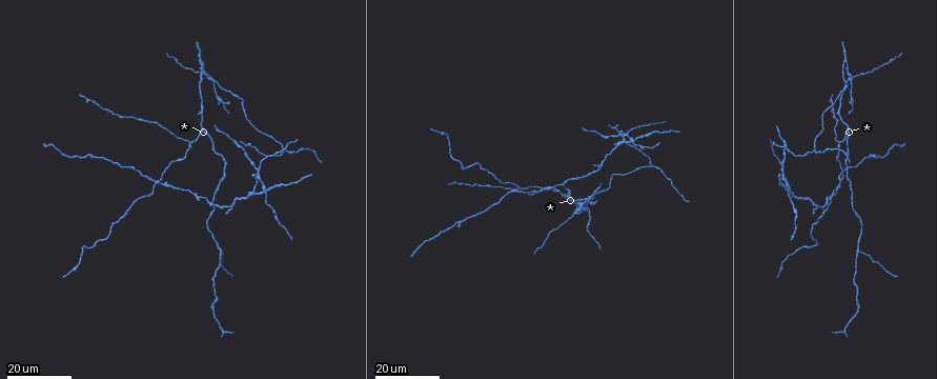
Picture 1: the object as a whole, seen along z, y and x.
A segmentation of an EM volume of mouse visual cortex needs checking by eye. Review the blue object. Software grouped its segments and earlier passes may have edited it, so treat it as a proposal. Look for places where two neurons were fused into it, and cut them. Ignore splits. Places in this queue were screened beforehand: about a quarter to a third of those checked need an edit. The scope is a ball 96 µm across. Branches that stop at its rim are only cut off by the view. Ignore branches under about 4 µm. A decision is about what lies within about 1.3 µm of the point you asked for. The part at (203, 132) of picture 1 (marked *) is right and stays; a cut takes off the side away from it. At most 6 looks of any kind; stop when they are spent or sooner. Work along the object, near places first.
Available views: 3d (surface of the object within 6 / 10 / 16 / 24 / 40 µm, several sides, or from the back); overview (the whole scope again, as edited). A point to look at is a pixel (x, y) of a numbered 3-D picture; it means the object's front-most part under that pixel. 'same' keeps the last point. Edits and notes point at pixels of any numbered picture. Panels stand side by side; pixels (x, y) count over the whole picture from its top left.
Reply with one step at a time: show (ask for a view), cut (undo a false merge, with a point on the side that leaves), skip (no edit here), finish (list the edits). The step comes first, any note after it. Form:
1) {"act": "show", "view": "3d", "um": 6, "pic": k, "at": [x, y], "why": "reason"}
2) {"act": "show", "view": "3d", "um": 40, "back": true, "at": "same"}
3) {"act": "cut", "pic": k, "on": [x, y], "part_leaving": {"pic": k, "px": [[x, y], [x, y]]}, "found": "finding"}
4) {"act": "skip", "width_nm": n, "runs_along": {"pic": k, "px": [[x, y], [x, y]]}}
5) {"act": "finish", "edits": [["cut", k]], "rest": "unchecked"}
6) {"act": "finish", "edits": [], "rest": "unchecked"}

{"act": "show", "view": "3d", "um": 24, "pic": 1, "at": [587, 212], "why": "thin arm on a thick one"}

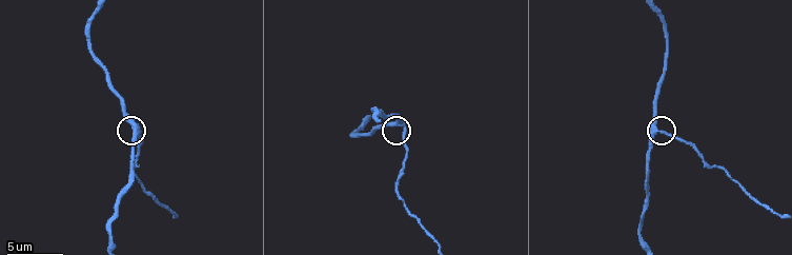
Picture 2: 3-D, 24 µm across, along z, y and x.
{"act": "show", "view": "3d", "um": 6, "pic": 2, "at": [659, 130], "why": "closer look"}

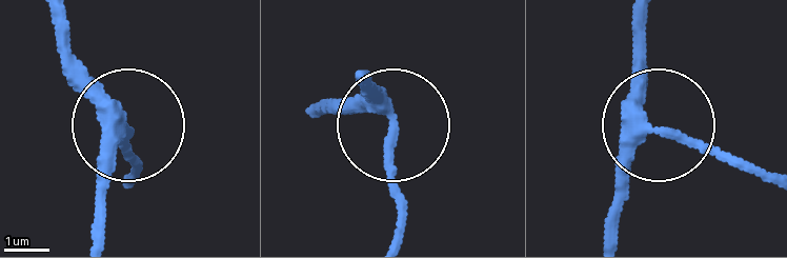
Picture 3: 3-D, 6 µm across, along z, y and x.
{"act": "skip", "runs_along": {"pic": 3, "px": [[642, 19], [642, 99], [652, 121], [766, 171]]}, "found": "continuous, no second neuron"}

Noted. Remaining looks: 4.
{"act": "show", "view": "3d", "um": 24, "pic": 1, "at": [507, 189], "why": "thick turns thin"}

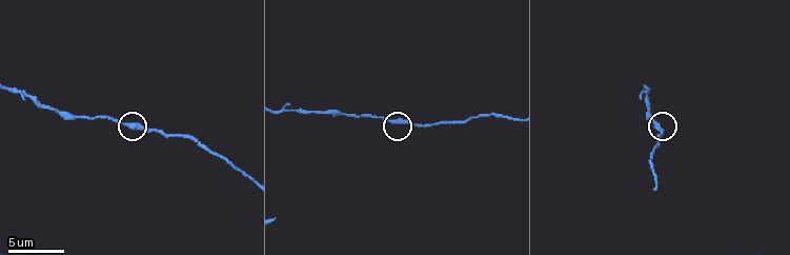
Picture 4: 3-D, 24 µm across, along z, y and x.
{"act": "show", "view": "3d", "um": 10, "pic": 4, "at": [124, 123], "why": "zoom in"}

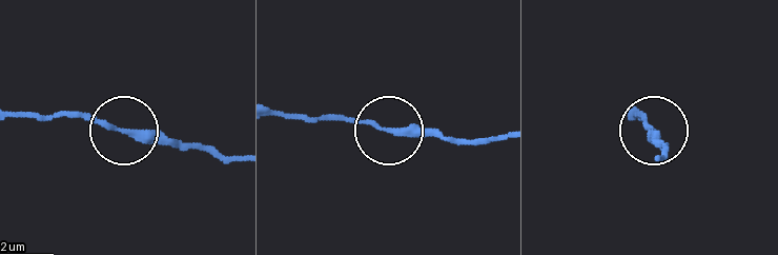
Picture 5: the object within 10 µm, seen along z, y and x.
{"act": "skip", "runs_along": {"pic": 5, "px": [[500, 137], [420, 137], [327, 117]]}, "found": "continuous, no second neuron"}

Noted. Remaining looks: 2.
{"act": "show", "view": "3d", "um": 16, "pic": 1, "at": [838, 141], "why": "arms part here"}

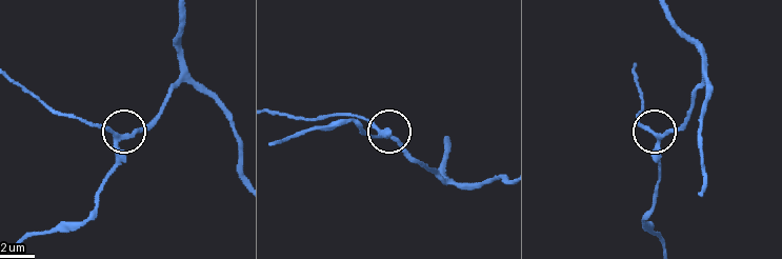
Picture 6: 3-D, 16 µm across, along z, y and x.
{"act": "show", "view": "3d", "um": 6, "pic": 6, "at": [655, 136]}

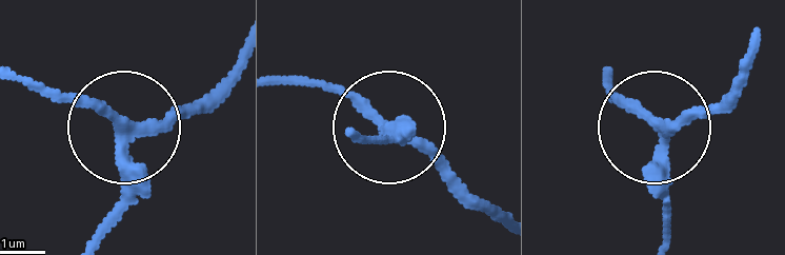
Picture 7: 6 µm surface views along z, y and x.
{"act": "skip", "arms": 3, "runs_along": {"pic": 7, "px": [[232, 64], [175, 113], [129, 124], [42, 91]]}, "found": "all the same neuron"}

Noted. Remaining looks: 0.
{"act": "finish", "edits": [], "rest": "unchecked"}

